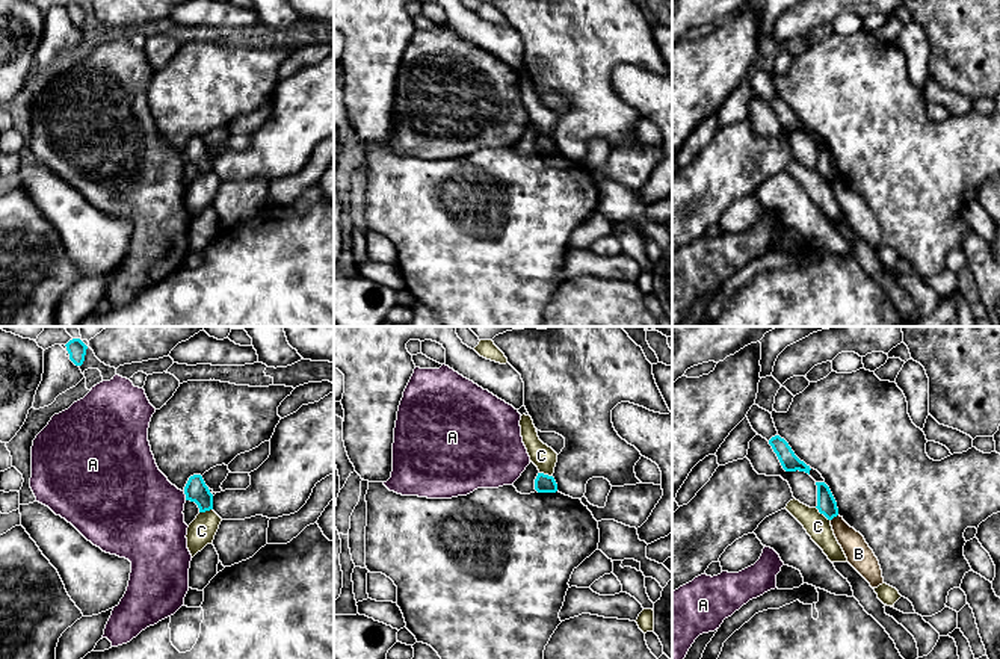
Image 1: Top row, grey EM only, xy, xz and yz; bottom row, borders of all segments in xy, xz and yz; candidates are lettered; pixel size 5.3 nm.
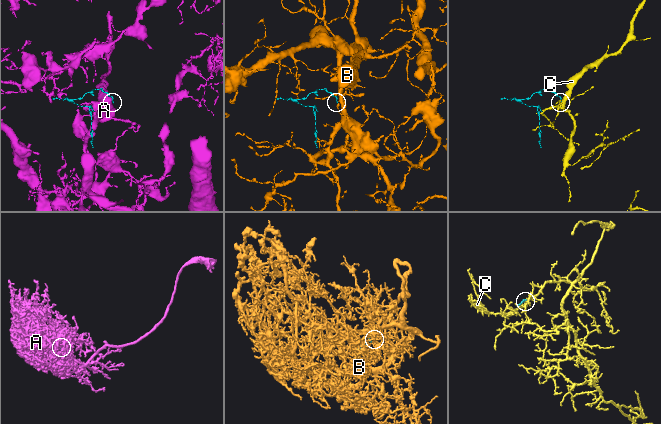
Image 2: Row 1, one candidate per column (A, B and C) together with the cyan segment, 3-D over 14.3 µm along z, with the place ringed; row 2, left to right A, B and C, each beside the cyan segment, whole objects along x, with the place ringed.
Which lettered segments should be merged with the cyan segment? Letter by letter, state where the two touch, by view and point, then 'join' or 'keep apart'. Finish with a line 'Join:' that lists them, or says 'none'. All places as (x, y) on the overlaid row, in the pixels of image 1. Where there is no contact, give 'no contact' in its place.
A: xy (186, 496) | keep apart
B: yz (834, 516) | keep apart
C: yz (822, 513) | keep apart
Join: none

